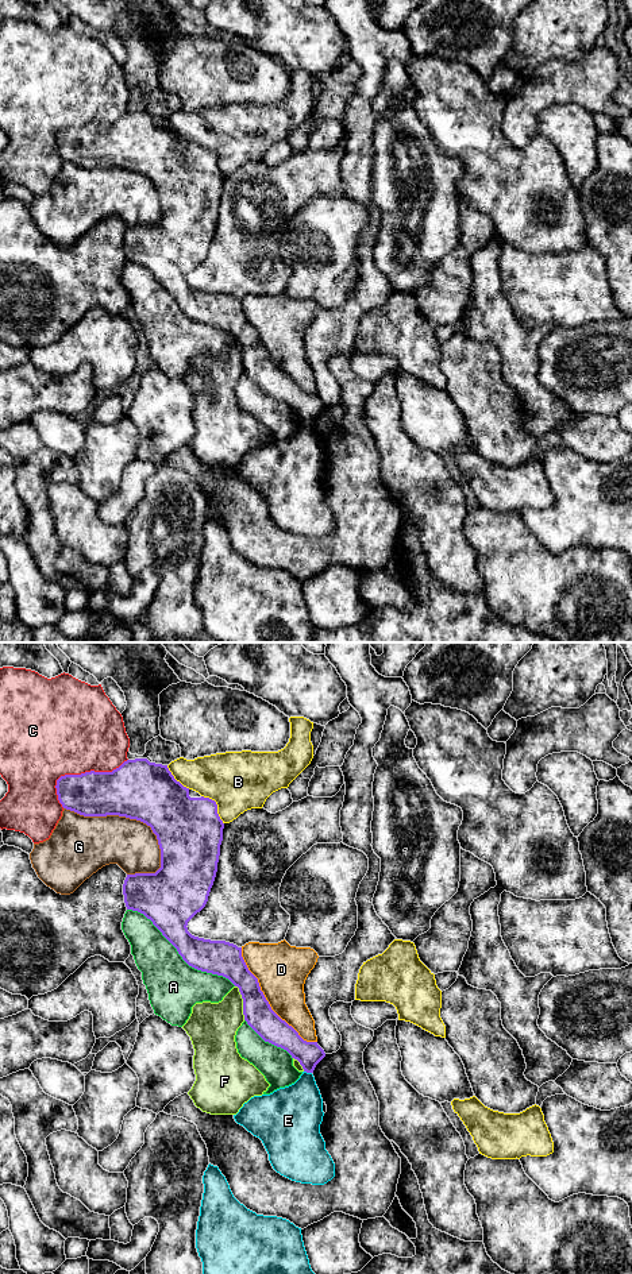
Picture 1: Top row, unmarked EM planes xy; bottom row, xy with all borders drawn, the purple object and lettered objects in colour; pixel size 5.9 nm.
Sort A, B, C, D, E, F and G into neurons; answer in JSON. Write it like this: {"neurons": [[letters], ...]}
{"neurons": [["A"], ["B"], ["C"], ["D"], ["E"], ["F"], ["G"]]}

